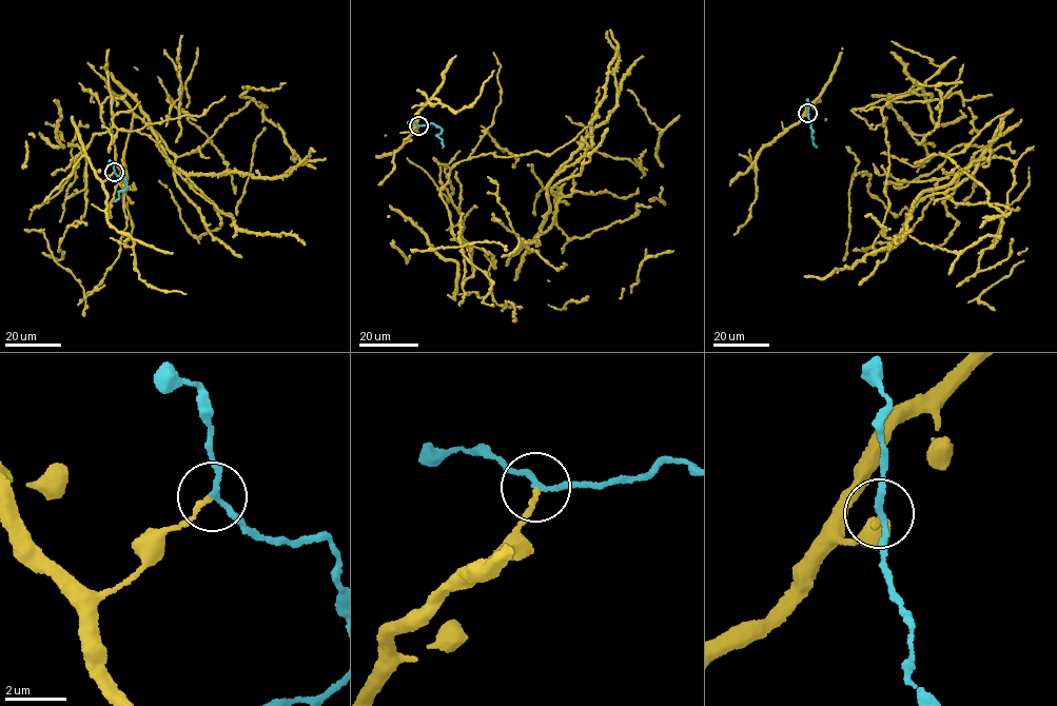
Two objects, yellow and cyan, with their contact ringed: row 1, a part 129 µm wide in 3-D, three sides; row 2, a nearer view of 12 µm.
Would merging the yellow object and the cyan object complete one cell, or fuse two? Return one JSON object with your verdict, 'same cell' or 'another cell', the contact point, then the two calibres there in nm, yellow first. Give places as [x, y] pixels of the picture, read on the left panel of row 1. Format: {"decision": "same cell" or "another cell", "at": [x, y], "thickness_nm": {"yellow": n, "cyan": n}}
{"decision": "another cell", "at": [114, 172], "thickness_nm": {"yellow": 160, "cyan": 170}}

